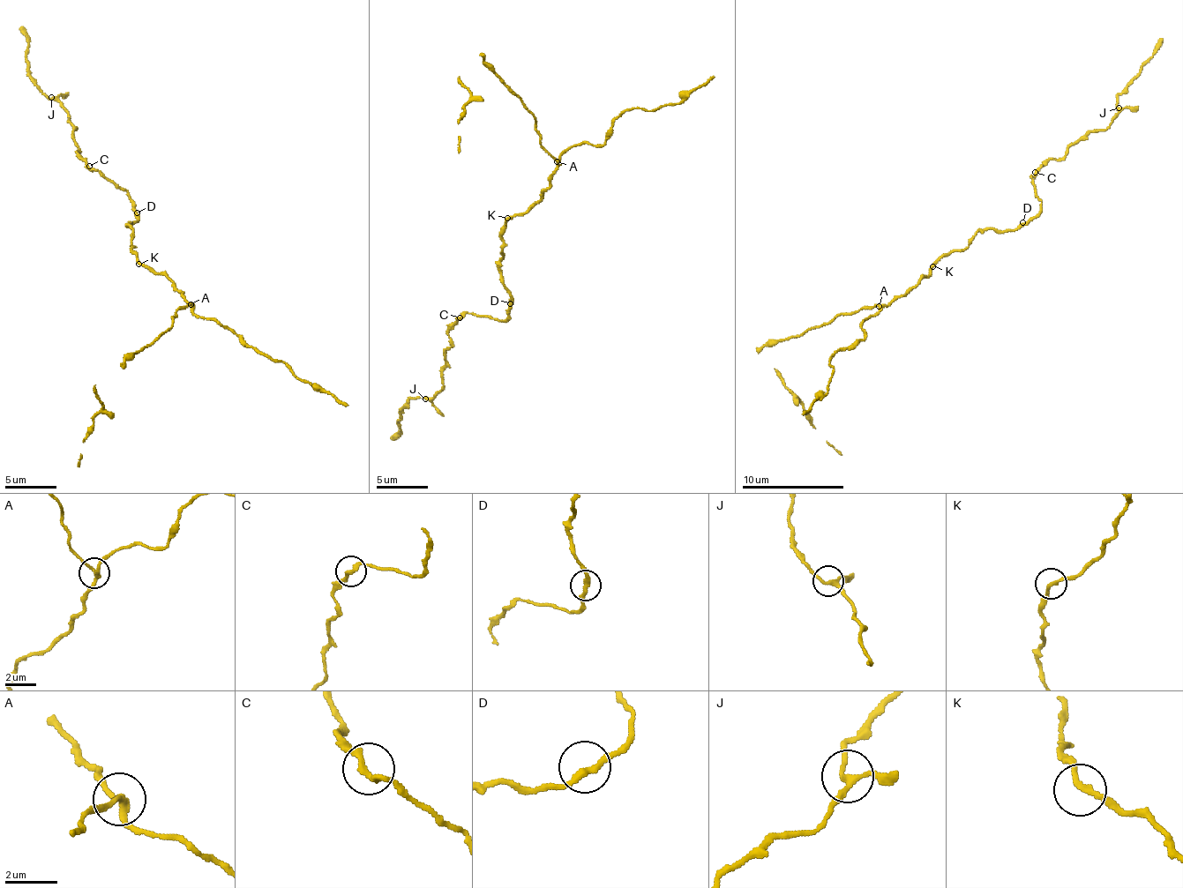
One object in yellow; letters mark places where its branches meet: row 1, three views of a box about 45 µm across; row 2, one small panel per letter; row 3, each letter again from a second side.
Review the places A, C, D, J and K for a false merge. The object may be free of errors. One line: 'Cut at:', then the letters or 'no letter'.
Cut at: A

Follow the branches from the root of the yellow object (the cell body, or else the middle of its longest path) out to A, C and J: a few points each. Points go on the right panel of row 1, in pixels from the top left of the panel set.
A: (932, 264), (932, 270), (916, 287), (910, 287), (903, 295), (896, 295), (887, 306), (879, 306)
C: (932, 264), (953, 250), (962, 250), (978, 232), (1014, 230), (1029, 222), (1039, 212), (1030, 178), (1035, 172)
J: (932, 264), (962, 250), (978, 232), (1029, 222), (1039, 212), (1031, 178), (1089, 132), (1104, 130), (1119, 108)

